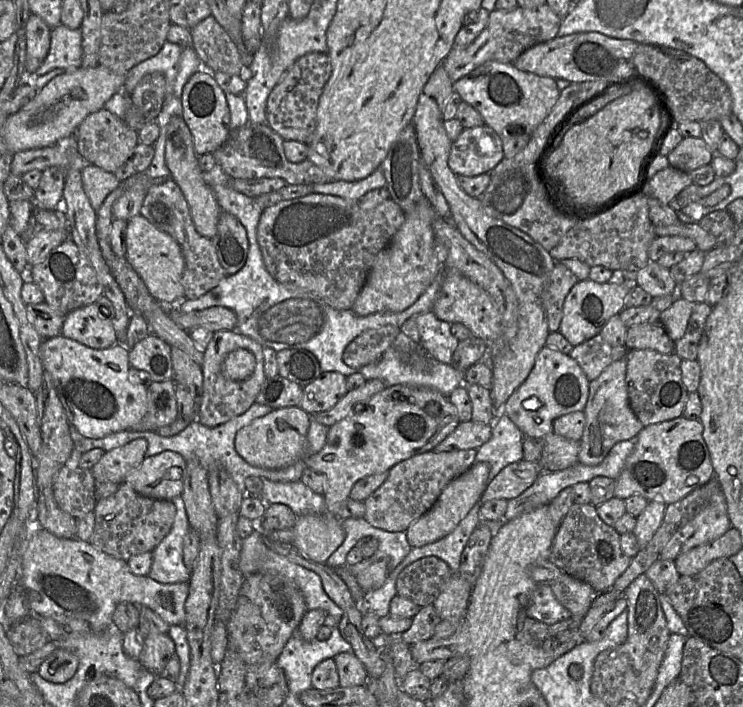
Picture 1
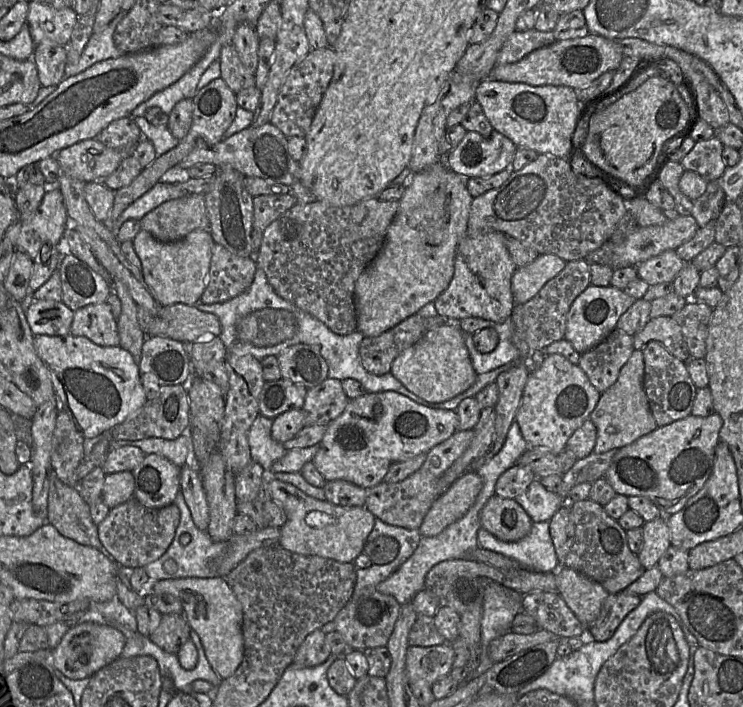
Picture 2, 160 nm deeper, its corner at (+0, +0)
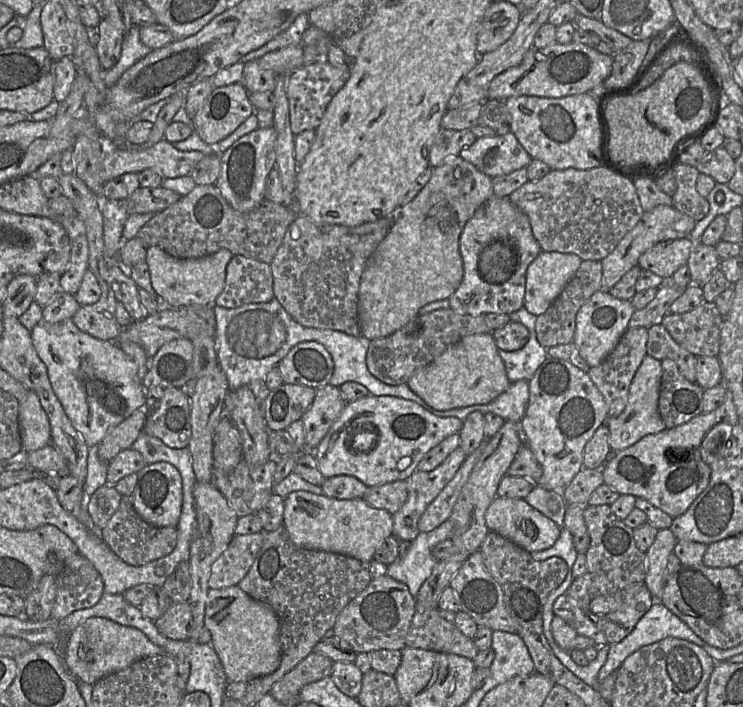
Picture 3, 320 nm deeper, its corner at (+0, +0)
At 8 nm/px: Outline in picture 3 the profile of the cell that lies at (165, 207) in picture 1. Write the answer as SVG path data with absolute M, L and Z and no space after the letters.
M233 255L226 268L224 288L213 305L229 309L252 303L267 303L273 299L270 265Z

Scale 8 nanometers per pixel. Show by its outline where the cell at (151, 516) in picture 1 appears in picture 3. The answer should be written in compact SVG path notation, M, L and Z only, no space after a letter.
M123 496L118 509L102 528L101 536L106 544L125 563L140 566L169 554L177 541L176 527L156 527L143 520L133 506L133 498Z

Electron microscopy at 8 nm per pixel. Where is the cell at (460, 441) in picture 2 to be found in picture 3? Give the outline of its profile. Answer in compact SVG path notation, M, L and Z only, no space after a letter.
M458 447L435 469L415 471L406 481L408 496L402 507L393 514L393 535L411 542L419 534L418 521L427 506L449 483L466 455Z

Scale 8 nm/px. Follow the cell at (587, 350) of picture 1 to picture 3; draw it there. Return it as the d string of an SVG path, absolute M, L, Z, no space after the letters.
M629 328L621 337L616 347L598 366L590 367L588 375L595 384L608 406L608 416L619 416L626 407L629 387L633 377L647 355L647 328Z

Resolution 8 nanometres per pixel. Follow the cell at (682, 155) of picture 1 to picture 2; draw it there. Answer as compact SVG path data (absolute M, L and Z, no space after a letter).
M716 136L696 142L680 163L685 170L698 173L706 181L716 181L726 169L722 159L723 148L724 145Z

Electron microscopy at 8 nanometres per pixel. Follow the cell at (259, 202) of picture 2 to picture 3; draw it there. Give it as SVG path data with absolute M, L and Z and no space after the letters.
M196 185L188 195L145 223L136 237L175 258L201 258L220 249L227 249L233 255L270 265L296 213L291 207L266 199L253 210L241 212L224 199L215 185Z

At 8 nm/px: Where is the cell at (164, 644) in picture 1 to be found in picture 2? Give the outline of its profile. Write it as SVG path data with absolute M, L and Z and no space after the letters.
M182 613L163 614L155 630L149 635L151 641L167 653L176 654L191 637L191 627Z

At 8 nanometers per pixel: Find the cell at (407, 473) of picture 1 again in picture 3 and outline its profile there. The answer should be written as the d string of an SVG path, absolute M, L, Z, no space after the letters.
M405 480L368 487L363 499L370 506L395 514L405 503L408 489Z

